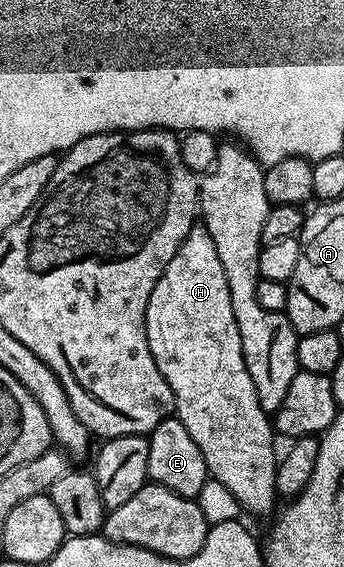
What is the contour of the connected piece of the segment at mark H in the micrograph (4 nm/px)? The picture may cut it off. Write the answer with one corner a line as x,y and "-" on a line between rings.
194,225
188,232
186,239
180,244
176,256
168,260
168,268
160,276
156,288
152,288
152,296
148,300
146,309
146,335
148,336
148,348
152,352
152,360
156,360
156,368
168,380
168,384
174,393
174,410
176,417
182,421
184,428
188,428
188,436
196,440
196,448
200,448
200,456
204,456
209,477
213,481
224,484
228,492
238,501
239,507
250,514
266,514
274,506
276,499
276,472
278,471
278,458
274,454
274,438
276,431
272,425
271,415
264,408
260,408
260,400
256,396
256,388
252,384
252,376
248,376
248,368
244,364
244,352
240,344
240,328
236,328
236,316
232,316
232,296
228,296
228,280
224,276
224,264
220,264
220,256
216,253
216,244
212,244
212,236
208,236
205,226

